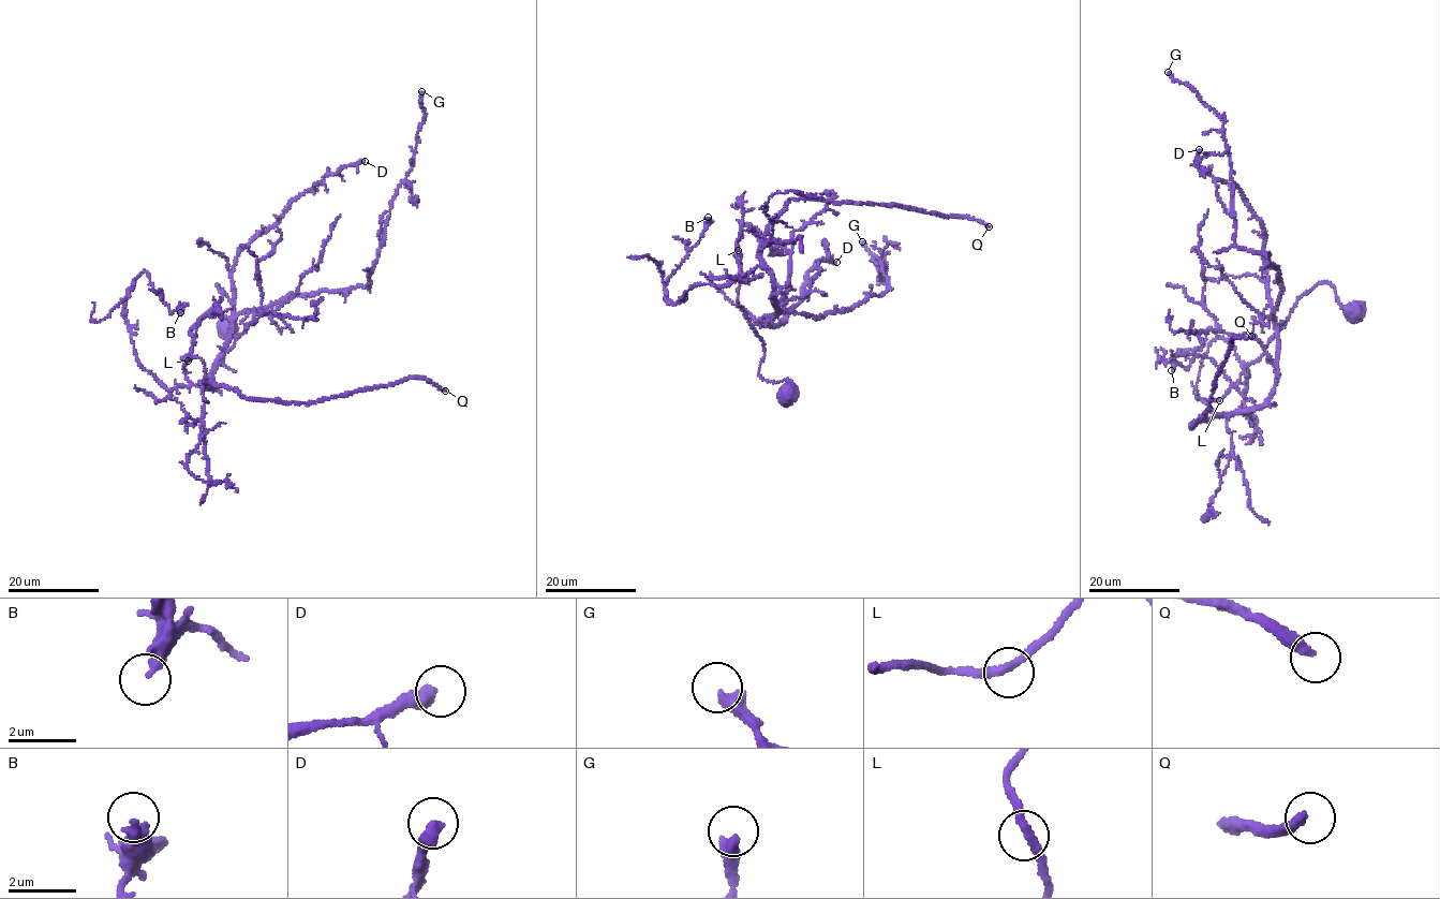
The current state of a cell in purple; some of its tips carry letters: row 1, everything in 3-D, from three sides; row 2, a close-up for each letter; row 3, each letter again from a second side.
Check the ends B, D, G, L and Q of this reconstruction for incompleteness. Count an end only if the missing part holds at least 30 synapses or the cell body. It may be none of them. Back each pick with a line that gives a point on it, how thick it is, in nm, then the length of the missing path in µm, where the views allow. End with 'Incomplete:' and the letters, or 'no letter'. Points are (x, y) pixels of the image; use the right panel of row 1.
D: at (1199, 149); 400 nm thick; about 40 µm are missing
Q: at (1251, 336); 320 nm thick; about 190 µm are missing
Incomplete: D, Q

